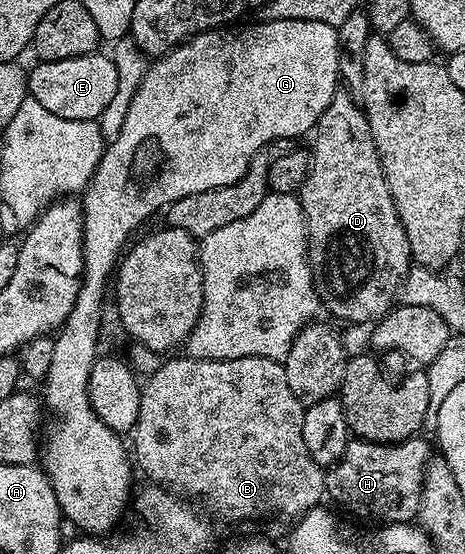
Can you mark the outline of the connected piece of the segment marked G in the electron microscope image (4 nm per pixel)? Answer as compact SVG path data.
M266 19L265 21L261 22L262 23L250 23L247 25L247 27L238 27L242 25L227 25L221 29L205 31L204 33L200 33L199 35L194 35L192 38L189 39L189 41L182 43L179 47L173 47L173 49L170 50L170 52L166 55L157 56L157 58L155 58L153 62L151 62L149 66L147 66L146 72L144 73L144 77L140 81L140 85L138 86L138 88L136 89L136 93L132 97L132 103L128 105L128 113L124 116L124 125L120 125L120 133L117 135L116 138L109 140L109 142L105 144L102 156L100 157L100 161L98 162L98 168L95 170L94 173L94 178L90 180L90 183L86 187L85 191L81 192L80 202L82 205L82 292L79 293L76 297L76 305L72 305L72 313L68 315L65 323L62 324L60 330L57 332L56 338L54 339L54 356L52 357L52 367L48 369L48 373L46 374L45 380L41 384L41 387L43 387L42 391L40 390L40 395L41 398L44 400L45 410L47 407L47 409L50 410L51 413L54 414L56 418L58 418L58 420L55 421L54 428L51 429L50 436L48 436L46 439L46 447L44 443L44 450L41 452L40 455L40 463L45 470L47 477L50 478L50 484L54 486L54 492L56 493L56 497L58 498L58 504L60 505L60 509L62 510L65 522L67 524L75 523L75 525L78 526L80 530L82 530L79 532L85 533L87 536L102 537L105 536L107 533L110 533L106 531L112 530L113 527L121 521L122 514L124 514L126 511L126 502L128 502L129 499L131 502L132 499L132 491L130 495L130 467L132 471L132 459L131 456L128 454L127 444L126 447L124 444L122 444L123 436L119 434L119 432L114 431L108 425L104 425L104 421L100 421L100 417L96 417L96 413L94 412L94 410L92 409L92 405L88 401L88 377L92 373L92 365L94 364L95 359L99 358L100 355L100 350L98 351L98 339L101 340L103 338L102 313L104 310L104 304L102 304L102 302L104 302L105 299L108 299L108 283L106 287L106 278L108 278L109 275L111 278L111 275L115 272L116 266L119 264L120 261L120 256L123 254L124 248L127 246L126 241L129 239L130 234L132 234L133 231L136 230L137 227L140 226L141 223L149 217L149 215L156 214L158 210L159 214L159 212L161 212L163 209L169 207L171 203L180 201L180 197L188 197L192 193L204 193L204 189L220 189L224 185L232 185L232 181L240 181L240 177L244 177L244 173L248 169L248 165L252 161L252 157L256 157L256 153L258 151L269 148L271 146L269 143L274 143L277 141L277 139L294 139L297 137L297 135L304 134L305 131L307 131L307 133L313 132L318 123L318 118L321 116L322 113L324 113L326 109L328 109L329 102L332 101L335 92L339 90L340 76L338 74L338 33L335 27L333 27L332 25L324 25L324 21L304 21L303 19Z

